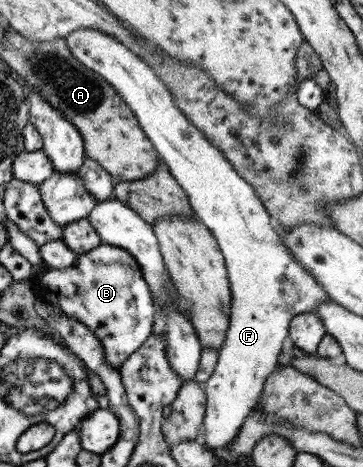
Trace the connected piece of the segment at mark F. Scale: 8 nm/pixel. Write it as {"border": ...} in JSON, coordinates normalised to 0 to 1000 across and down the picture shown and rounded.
{"border":[[[215,62],[179,81],[196,118],[231,143],[281,163],[361,231],[388,276],[441,332],[468,373],[504,400],[540,467],[592,505],[617,548],[636,615],[636,670],[620,732],[603,749],[598,784],[565,818],[567,880],[559,901],[565,957],[579,966],[625,959],[664,921],[664,908],[711,869],[711,852],[727,835],[730,812],[766,784],[763,767],[791,724],[810,677],[868,668],[890,651],[917,647],[873,597],[813,555],[796,529],[780,520],[774,497],[736,454],[705,407],[647,370],[612,325],[567,291],[532,270],[515,248],[488,233],[477,210],[446,180],[444,167],[383,120],[358,111],[342,94],[264,62]]]}

